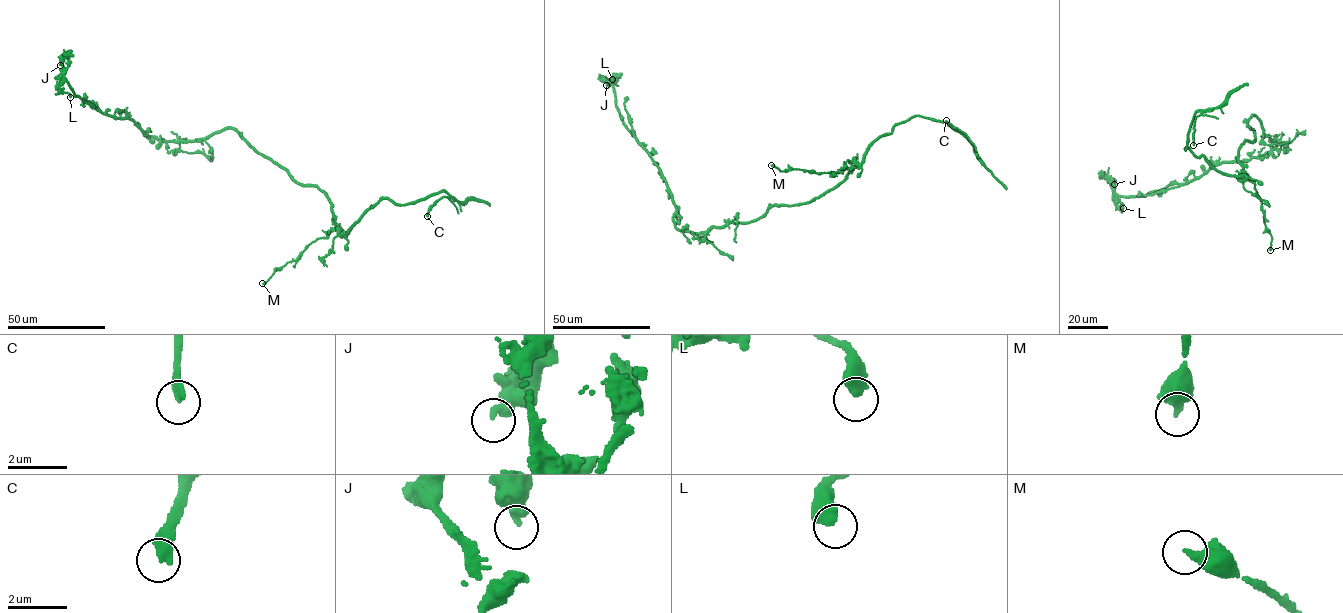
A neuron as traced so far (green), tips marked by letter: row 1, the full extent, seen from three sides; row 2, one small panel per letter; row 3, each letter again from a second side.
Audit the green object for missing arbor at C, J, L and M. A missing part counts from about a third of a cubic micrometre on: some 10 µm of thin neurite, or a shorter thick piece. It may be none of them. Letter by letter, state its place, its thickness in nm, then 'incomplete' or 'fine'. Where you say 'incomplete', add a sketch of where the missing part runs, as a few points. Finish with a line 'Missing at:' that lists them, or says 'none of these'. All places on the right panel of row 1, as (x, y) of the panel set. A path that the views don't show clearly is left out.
C: at (1193, 145); 320 nm thick; incomplete
J: at (1114, 184); 380 nm thick; fine
L: at (1123, 208); 480 nm thick; fine
M: at (1270, 250); 400 nm thick; fine
Missing at: C

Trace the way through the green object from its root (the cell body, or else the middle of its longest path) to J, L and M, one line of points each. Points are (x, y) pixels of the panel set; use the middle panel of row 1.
J: (783, 205), (747, 222), (699, 233), (680, 231), (665, 177), (623, 122), (612, 82), (606, 85)
L: (783, 205), (747, 222), (699, 233), (680, 231), (665, 177), (623, 122), (612, 83), (602, 77), (612, 79)
M: (783, 205), (824, 195), (842, 183), (851, 167), (839, 173), (817, 173), (781, 171), (771, 165)

